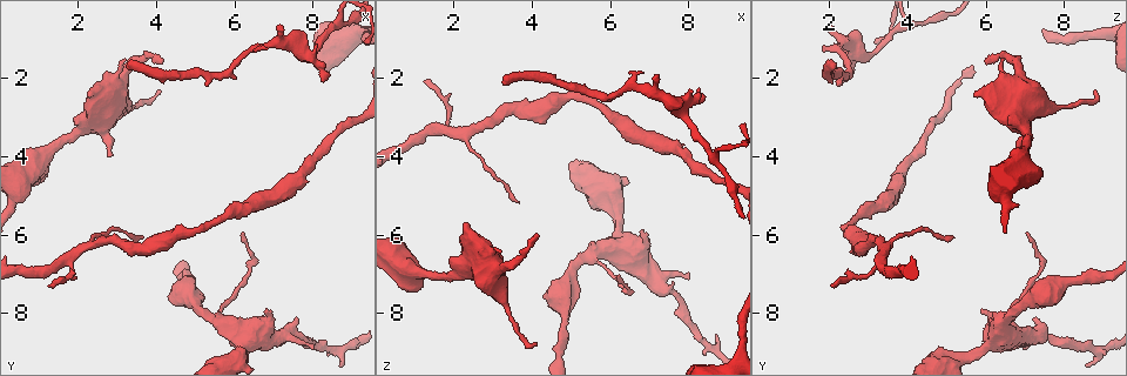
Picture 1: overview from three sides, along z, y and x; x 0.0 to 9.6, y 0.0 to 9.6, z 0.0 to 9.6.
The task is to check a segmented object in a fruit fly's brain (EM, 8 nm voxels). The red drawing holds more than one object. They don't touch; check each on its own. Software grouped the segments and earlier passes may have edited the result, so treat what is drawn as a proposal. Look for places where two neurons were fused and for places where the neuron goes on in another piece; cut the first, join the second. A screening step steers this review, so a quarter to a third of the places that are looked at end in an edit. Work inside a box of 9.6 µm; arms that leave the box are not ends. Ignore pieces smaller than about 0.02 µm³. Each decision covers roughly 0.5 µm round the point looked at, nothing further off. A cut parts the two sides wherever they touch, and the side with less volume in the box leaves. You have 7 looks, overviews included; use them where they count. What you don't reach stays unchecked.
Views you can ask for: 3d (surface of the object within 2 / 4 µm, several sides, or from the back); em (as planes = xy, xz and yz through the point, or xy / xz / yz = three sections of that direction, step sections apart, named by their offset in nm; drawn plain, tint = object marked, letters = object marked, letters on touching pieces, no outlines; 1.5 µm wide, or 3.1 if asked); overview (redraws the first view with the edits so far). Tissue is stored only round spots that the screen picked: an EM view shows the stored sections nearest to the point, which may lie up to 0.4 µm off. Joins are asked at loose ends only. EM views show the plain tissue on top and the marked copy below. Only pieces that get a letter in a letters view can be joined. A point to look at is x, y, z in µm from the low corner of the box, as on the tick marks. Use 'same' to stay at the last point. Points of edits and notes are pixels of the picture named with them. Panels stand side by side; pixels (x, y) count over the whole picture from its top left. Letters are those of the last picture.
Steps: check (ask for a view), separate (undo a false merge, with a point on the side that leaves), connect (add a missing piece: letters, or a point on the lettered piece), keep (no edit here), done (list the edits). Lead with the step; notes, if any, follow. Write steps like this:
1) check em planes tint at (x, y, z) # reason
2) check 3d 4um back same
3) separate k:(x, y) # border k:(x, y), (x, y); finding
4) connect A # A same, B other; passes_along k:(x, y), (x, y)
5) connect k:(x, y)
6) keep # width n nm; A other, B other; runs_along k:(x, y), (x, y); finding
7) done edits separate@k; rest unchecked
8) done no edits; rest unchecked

check em xy step 4 letters at (3.15, 1.55, 6.45) # tapers out

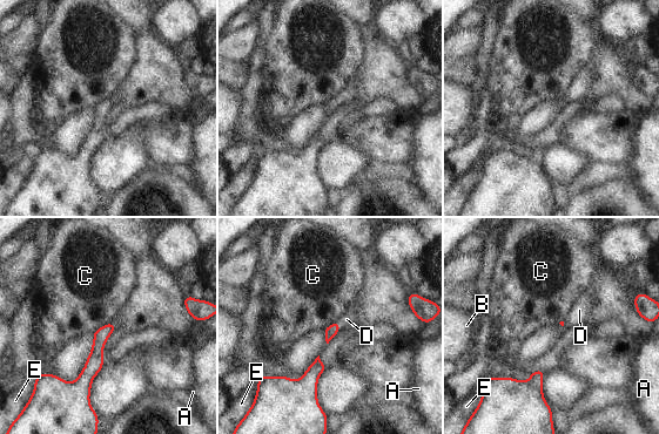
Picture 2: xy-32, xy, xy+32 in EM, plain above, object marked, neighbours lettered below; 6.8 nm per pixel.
check em planes letters same # another direction

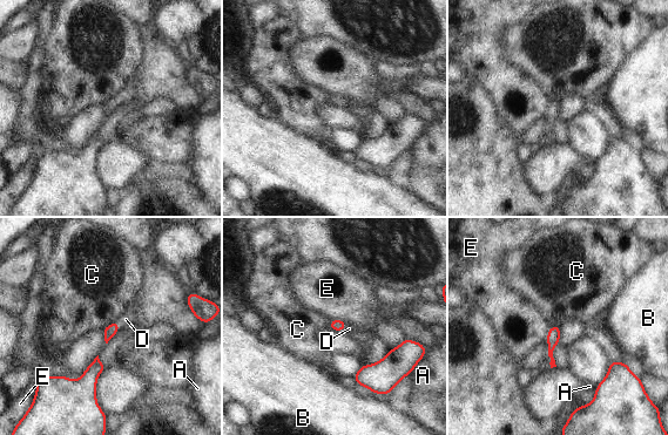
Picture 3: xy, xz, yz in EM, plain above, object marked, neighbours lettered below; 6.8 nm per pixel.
connect D # A other, B other, C other, D same, E other; passes_along 3:(109, 332), (119, 327), (126, 319); the neuron continues

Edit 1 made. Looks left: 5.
check 3d 4um at (8.20, 2.10, 2.25) # an open end

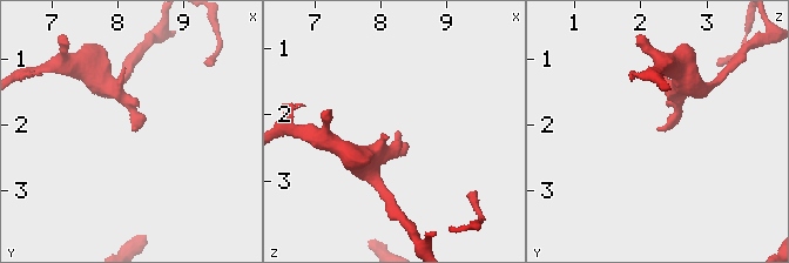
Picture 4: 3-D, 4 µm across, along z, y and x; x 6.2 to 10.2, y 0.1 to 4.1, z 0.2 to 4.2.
check em xz step 4 tint at (8.25, 2.10, 2.25) # need the tissue

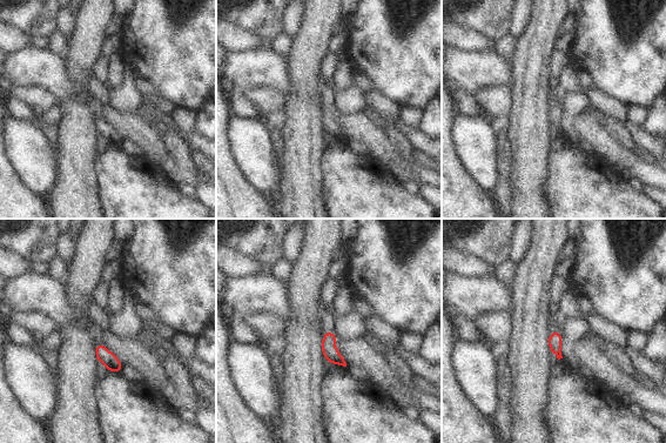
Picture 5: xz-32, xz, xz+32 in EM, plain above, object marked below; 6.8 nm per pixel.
check em planes letters same

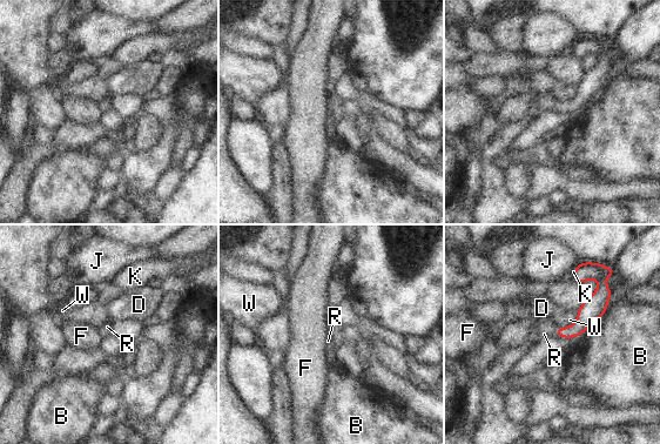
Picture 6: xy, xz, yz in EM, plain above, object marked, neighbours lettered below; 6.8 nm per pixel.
connect R # B other, D other, F other, J other, K other, R same, W other; it goes on there

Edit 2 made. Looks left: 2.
check em yz step 8 tint at (8.00, 8.80, 7.10) # free end

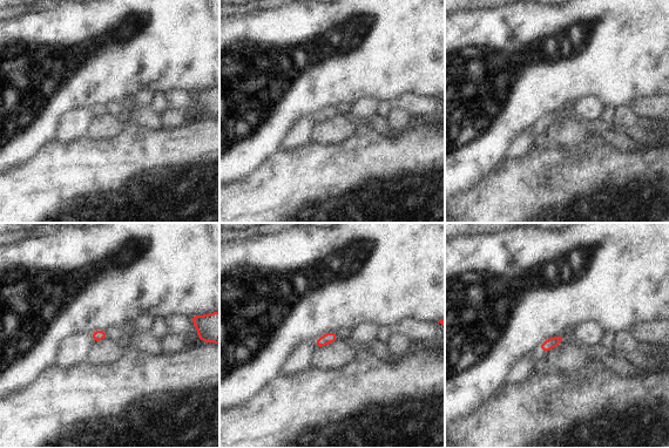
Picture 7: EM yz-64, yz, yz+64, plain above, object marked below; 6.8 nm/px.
check em planes letters same # cut it another way

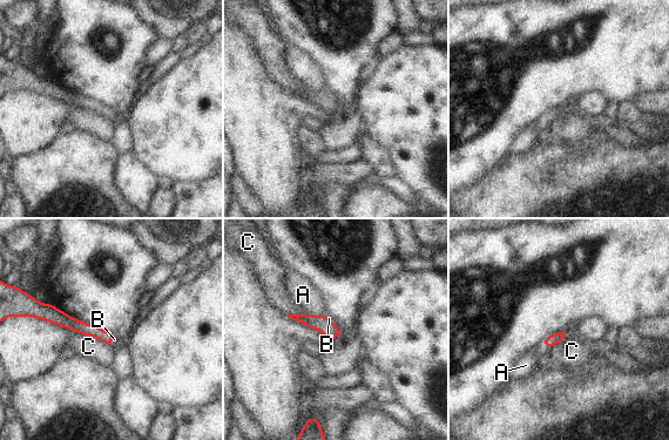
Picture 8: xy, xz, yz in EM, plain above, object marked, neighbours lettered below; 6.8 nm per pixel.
connect B # A other, B same, C other; the neuron continues

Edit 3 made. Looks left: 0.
done edits connect@3, connect@6, connect@8; rest unchecked

